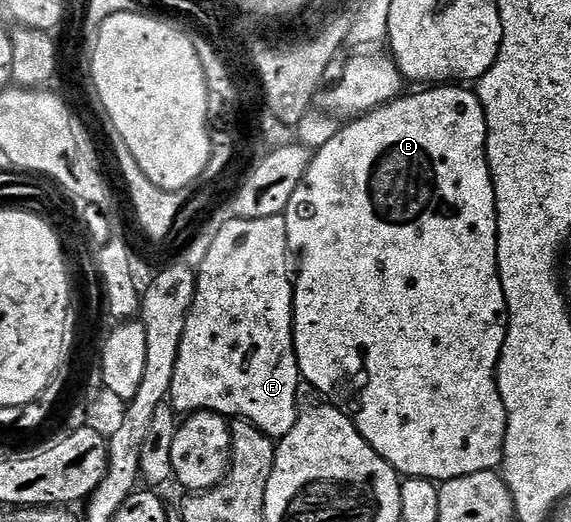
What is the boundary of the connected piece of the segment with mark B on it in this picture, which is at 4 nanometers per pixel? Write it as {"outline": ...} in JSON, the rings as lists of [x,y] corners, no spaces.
{"outline":[[[433,85],[428,89],[417,89],[414,95],[402,94],[400,97],[391,100],[390,103],[385,103],[382,107],[370,111],[368,115],[346,122],[340,128],[337,136],[331,137],[331,141],[316,150],[306,175],[298,188],[295,189],[294,196],[291,197],[290,203],[286,205],[283,212],[290,248],[297,250],[298,247],[301,250],[301,272],[296,272],[293,285],[293,348],[297,354],[297,364],[301,370],[301,378],[308,386],[310,383],[315,390],[330,395],[333,398],[330,400],[340,404],[357,426],[357,432],[369,442],[371,449],[375,449],[375,453],[383,456],[397,470],[398,475],[402,477],[432,479],[438,484],[442,484],[455,477],[467,477],[471,473],[483,473],[484,471],[500,468],[505,457],[505,434],[509,424],[509,414],[505,412],[505,402],[501,396],[501,391],[497,388],[497,362],[501,360],[501,350],[509,332],[509,306],[503,293],[501,268],[499,266],[499,200],[495,197],[493,178],[489,172],[489,158],[485,152],[488,132],[485,109],[481,104],[481,99],[477,96],[476,90],[470,89],[468,86]]]}

